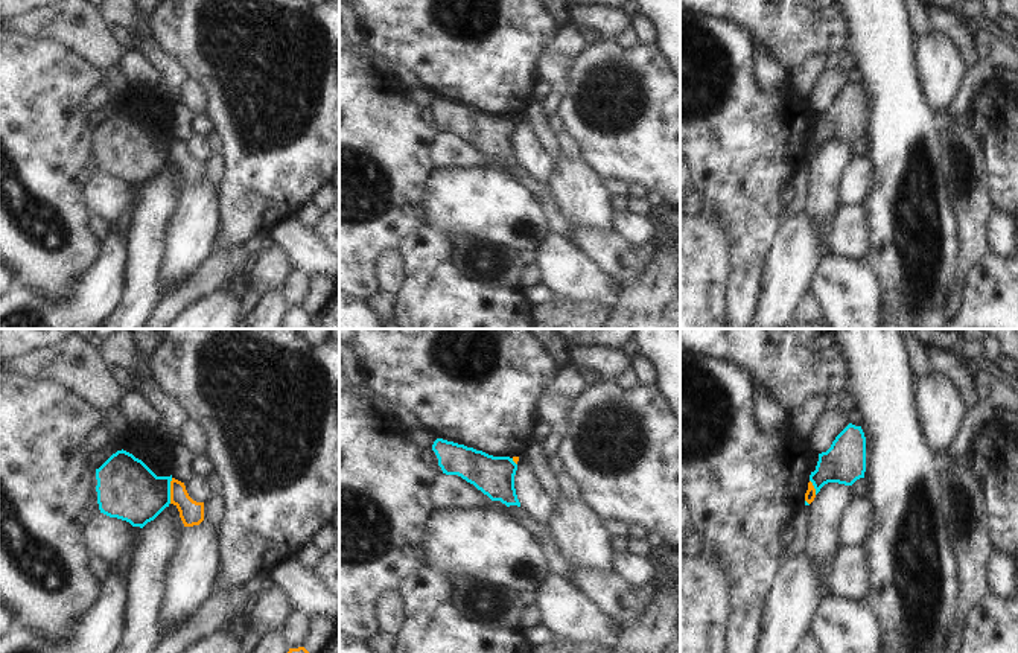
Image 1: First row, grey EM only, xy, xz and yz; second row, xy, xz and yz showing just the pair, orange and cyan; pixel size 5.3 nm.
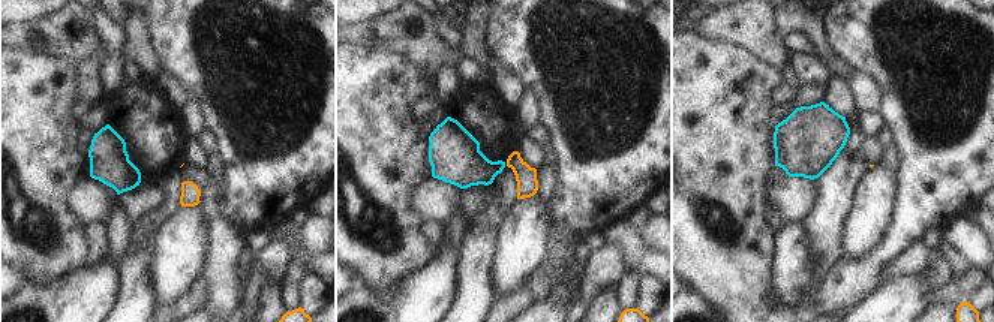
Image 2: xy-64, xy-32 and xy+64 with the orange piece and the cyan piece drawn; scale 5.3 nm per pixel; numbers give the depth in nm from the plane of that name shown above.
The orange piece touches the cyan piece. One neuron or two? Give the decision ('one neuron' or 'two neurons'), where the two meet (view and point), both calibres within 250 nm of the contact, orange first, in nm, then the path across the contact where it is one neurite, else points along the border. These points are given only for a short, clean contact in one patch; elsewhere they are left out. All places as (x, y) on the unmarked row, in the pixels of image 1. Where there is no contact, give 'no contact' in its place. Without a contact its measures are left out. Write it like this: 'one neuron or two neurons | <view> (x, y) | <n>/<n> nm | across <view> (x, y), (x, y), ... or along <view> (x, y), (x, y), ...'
two neurons | xy (171, 149) | 130/320 nm | along xy (172, 137), (169, 162)

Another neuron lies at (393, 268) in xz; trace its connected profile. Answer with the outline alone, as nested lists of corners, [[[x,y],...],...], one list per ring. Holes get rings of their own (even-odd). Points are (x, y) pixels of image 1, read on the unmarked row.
[[[402,250],[387,251],[380,262],[380,282],[385,292],[400,292],[408,282],[408,265]]]

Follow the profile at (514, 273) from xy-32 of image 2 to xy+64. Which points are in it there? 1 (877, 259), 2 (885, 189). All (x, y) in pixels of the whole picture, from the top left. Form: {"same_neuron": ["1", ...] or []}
{"same_neuron": ["2"]}

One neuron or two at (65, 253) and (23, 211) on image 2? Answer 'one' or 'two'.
one

